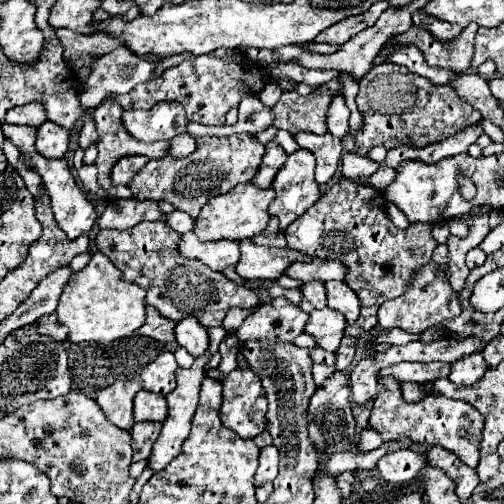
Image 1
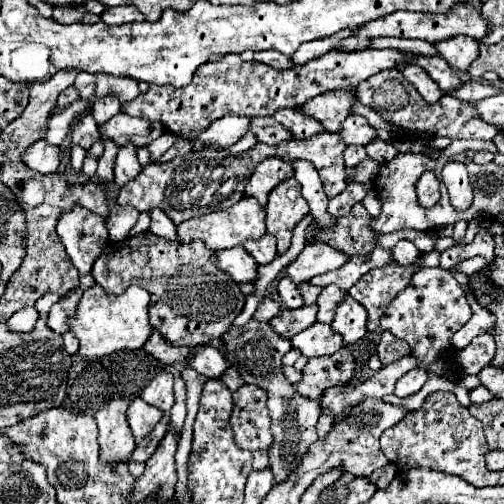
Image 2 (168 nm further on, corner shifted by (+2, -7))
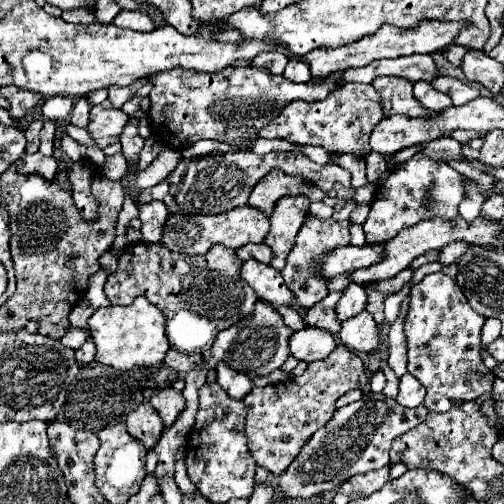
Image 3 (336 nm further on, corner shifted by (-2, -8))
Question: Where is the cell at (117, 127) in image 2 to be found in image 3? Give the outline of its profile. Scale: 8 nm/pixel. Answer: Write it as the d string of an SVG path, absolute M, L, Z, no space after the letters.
M103 102L103 104L91 108L87 132L95 140L97 148L103 150L105 146L119 142L119 136L121 136L127 120L129 120L129 116L121 108L113 108L109 102Z

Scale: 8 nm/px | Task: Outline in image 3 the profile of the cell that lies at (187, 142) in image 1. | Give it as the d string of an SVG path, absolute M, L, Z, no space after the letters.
M345 84L335 88L325 100L317 102L291 102L281 110L281 114L267 124L259 136L261 138L283 138L293 144L323 146L331 154L353 154L365 158L369 148L369 136L373 128L383 120L381 100L371 84Z

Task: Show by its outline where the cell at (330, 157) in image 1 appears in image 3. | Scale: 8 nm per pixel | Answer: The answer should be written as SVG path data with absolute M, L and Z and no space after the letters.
M237 150L237 152L227 152L227 154L207 154L191 160L181 160L177 170L161 184L141 190L137 200L141 204L161 200L165 202L167 210L177 214L221 214L229 212L233 208L245 206L251 190L255 184L271 170L281 170L289 176L301 176L303 180L319 186L321 190L331 190L335 182L341 182L345 188L351 188L351 174L343 170L337 164L325 164L319 166L313 160L309 160L305 154L295 152L295 154L283 154L283 152L271 152L265 156L259 156L249 150Z

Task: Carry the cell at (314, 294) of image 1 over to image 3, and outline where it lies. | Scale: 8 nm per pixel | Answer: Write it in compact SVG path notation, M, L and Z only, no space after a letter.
M349 284L343 290L343 298L337 304L337 318L349 320L349 316L357 316L357 312L363 312L367 306L367 292L359 284Z

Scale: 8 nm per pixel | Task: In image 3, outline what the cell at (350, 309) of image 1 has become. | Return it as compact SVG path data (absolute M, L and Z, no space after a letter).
M363 310L361 314L345 320L341 326L343 328L339 332L339 338L351 350L375 352L379 348L381 334L379 334L379 328L377 328L373 316L367 310Z

